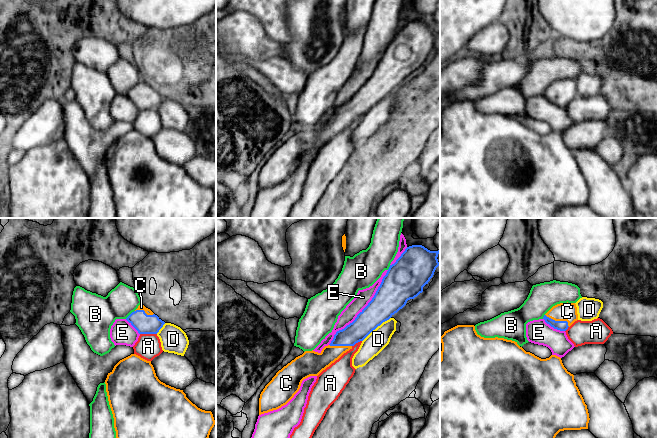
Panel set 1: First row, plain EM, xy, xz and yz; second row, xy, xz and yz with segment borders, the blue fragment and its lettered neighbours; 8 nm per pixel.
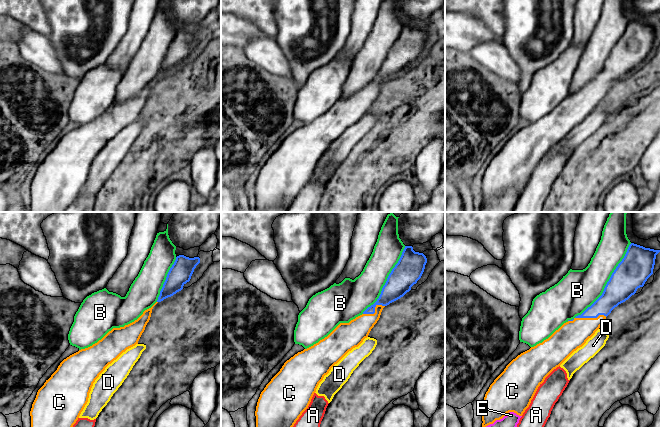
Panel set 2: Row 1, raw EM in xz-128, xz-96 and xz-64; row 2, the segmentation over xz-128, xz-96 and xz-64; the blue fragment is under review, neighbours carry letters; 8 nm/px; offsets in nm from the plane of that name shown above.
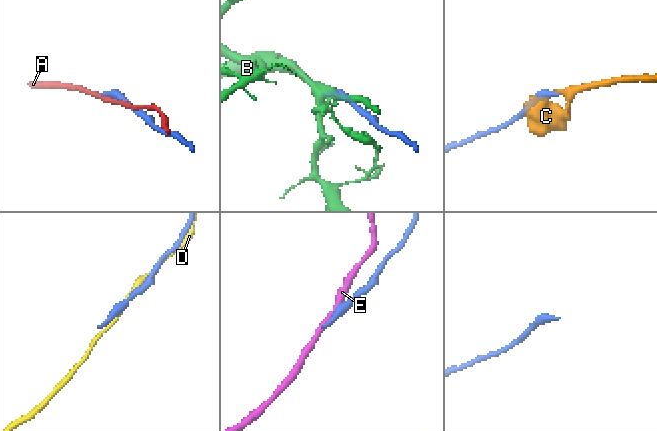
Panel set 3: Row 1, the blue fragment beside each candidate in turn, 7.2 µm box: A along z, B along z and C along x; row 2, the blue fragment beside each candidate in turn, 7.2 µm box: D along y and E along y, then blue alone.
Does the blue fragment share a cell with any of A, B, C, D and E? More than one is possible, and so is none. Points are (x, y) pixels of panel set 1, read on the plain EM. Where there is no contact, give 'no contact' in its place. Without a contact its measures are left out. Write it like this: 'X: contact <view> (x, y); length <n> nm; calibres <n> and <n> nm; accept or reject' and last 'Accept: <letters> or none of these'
A: contact xy (148, 109); length 140 nm; calibres 160 and 200 nm; reject
B: contact xy (130, 90); length 100 nm; calibres 160 and 280 nm; reject
C: contact yz (558, 97); length 220 nm; calibres 80 and 140 nm; accept
D: contact xz (376, 103); length 300 nm; calibres 240 and 170 nm; reject
E: contact xz (362, 86); length 750 nm; calibres 240 and 120 nm; reject
Accept: C

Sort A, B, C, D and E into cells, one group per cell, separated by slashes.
A / B / C / D / E

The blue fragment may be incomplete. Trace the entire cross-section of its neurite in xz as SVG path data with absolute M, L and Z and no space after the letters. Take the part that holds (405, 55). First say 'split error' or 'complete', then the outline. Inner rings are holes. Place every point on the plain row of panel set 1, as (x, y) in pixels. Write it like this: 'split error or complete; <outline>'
split error; M422 21L407 23L396 38L390 41L374 73L352 99L337 107L331 119L325 122L320 129L313 126L305 127L276 149L260 170L259 191L286 181L299 167L304 155L318 152L344 129L352 125L356 119L363 117L373 106L389 96L406 81L408 76L414 75L422 69L423 63L428 60L439 42L438 30L439 26L430 27Z

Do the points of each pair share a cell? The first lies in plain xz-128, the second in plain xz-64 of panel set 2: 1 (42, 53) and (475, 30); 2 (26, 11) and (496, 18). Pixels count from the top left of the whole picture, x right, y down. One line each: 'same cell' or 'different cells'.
1: different cells
2: same cell

